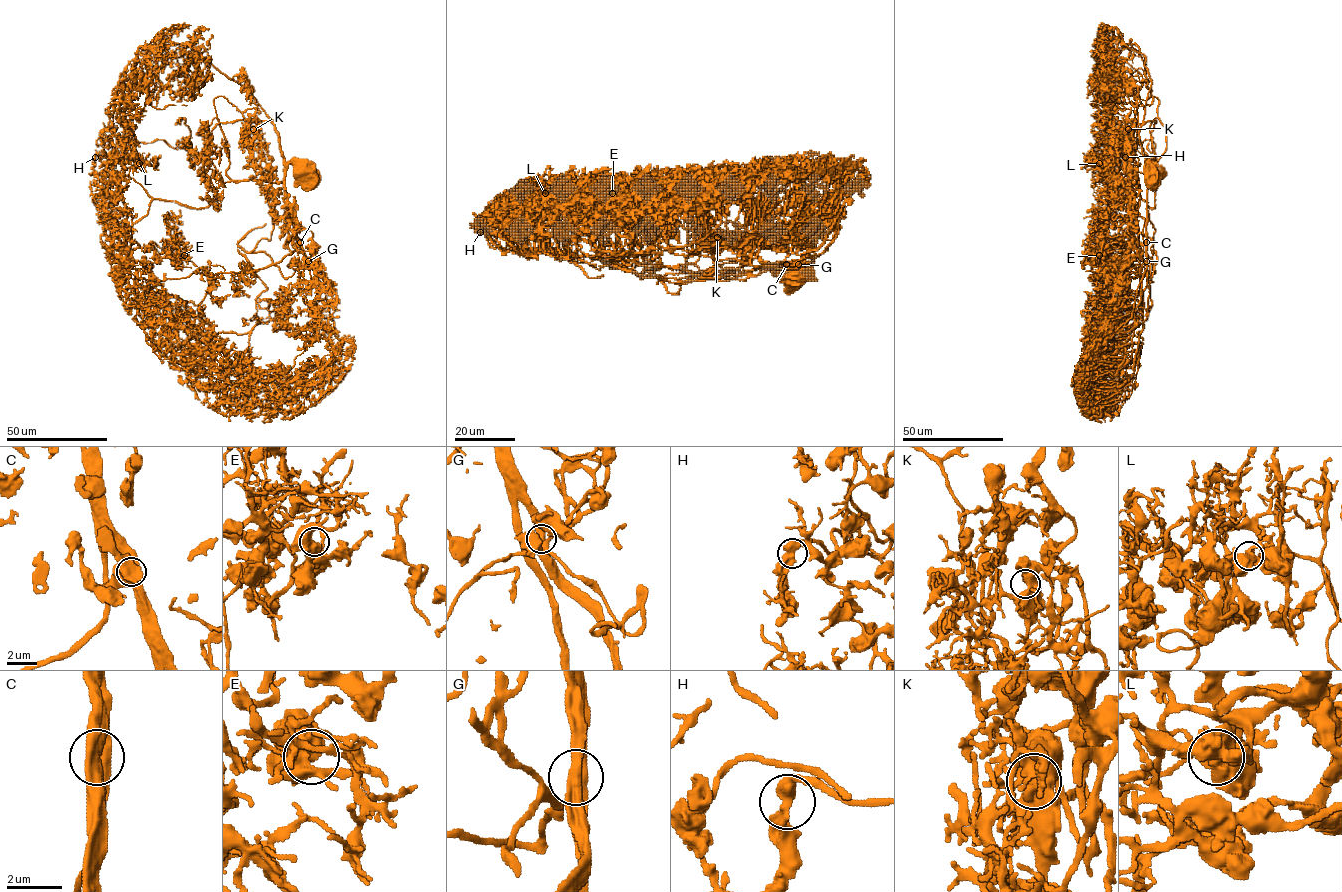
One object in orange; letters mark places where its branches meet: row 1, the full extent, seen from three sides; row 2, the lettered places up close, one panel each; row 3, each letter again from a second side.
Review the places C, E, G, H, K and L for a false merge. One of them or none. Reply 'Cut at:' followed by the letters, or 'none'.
Cut at: none

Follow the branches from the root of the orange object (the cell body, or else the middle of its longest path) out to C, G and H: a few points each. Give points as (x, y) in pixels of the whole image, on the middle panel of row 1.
C: (793, 269), (775, 269), (769, 264), (764, 267), (787, 264)
G: (793, 269), (775, 269), (769, 264), (764, 267), (797, 264)
H: (793, 269), (755, 253), (697, 272), (640, 263), (579, 235), (548, 194), (492, 217), (497, 247), (480, 232)

